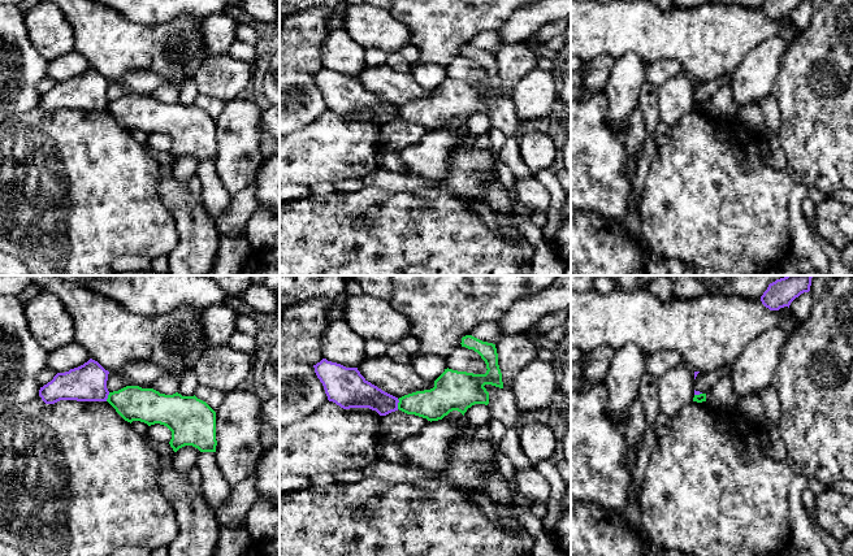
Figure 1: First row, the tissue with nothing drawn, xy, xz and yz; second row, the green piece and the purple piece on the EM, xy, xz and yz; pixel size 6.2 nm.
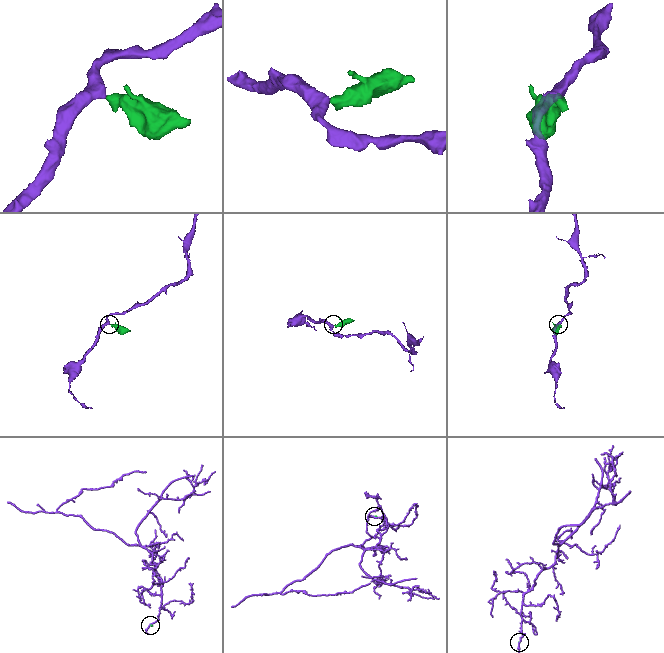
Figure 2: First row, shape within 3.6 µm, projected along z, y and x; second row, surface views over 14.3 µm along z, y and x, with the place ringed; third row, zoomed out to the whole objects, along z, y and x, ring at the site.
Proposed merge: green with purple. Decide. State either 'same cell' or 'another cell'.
another cell

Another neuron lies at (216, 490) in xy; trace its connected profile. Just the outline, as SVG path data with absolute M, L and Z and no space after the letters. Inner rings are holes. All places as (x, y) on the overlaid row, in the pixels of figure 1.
M202 452L196 465L203 478L202 491L215 513L229 500L231 486L221 475L216 464L216 452Z

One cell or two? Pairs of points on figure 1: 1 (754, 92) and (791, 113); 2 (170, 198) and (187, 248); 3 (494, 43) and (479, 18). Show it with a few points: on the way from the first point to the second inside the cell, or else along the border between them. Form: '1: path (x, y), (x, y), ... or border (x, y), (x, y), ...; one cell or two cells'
1: border (780, 65), (770, 94); two cells
2: path (183, 211), (187, 214), (187, 235); one cell
3: border (498, 30), (481, 30), (468, 43); two cells

